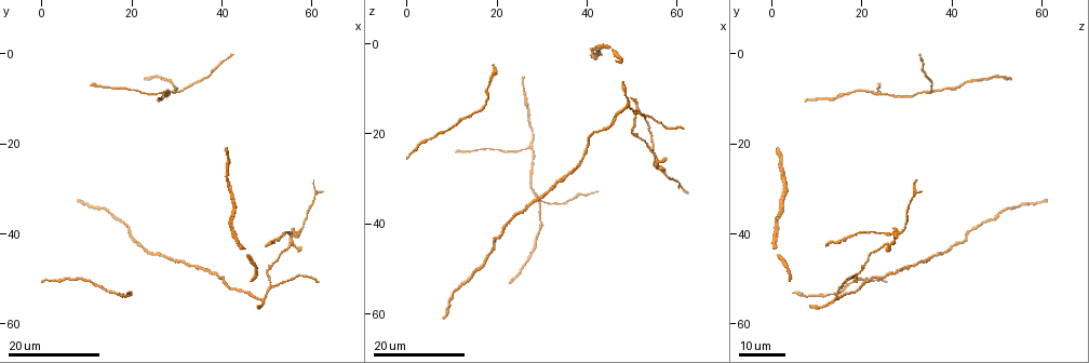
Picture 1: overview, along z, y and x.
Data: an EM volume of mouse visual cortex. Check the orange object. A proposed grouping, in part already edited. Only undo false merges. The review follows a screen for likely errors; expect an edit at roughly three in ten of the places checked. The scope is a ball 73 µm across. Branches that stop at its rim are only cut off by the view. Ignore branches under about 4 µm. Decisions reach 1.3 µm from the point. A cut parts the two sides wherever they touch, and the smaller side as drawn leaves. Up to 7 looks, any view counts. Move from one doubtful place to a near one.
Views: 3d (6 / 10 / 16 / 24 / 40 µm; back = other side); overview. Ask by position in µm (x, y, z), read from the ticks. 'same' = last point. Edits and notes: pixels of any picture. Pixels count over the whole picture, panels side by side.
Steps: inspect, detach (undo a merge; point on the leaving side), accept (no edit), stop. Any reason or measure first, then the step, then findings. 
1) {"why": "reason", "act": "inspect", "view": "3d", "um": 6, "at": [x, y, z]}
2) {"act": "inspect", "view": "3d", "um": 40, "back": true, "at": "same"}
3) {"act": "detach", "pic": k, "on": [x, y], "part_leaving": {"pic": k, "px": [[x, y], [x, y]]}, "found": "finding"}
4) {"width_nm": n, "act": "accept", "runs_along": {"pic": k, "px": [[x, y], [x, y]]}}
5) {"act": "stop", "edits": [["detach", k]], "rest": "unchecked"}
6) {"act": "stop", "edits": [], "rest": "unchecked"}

{"why": "small branch off a trunk", "act": "inspect", "view": "3d", "um": 24, "at": [27.5, 8.5, 23.5]}

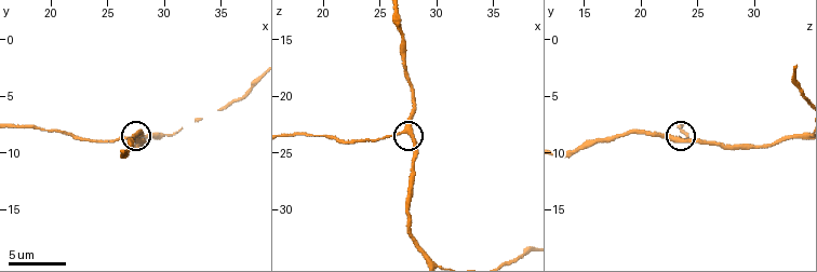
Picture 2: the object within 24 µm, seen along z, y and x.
{"act": "inspect", "view": "3d", "um": 10, "at": [27.4, 8.8, 23.0]}

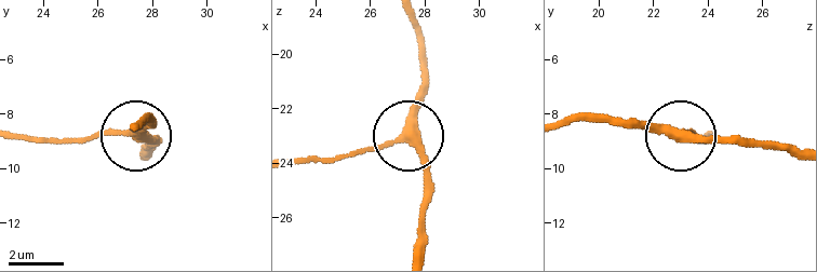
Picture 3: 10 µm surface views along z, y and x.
{"width_nm": 310, "act": "accept", "runs_along": {"pic": 3, "px": [[413, 18], [422, 46], [413, 130], [320, 158]]}, "found": "all the same neuron"}

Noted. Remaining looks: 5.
{"why": "thin arm on a thick one", "act": "inspect", "view": "3d", "um": 16, "at": [29.5, 9.0, 35.0]}

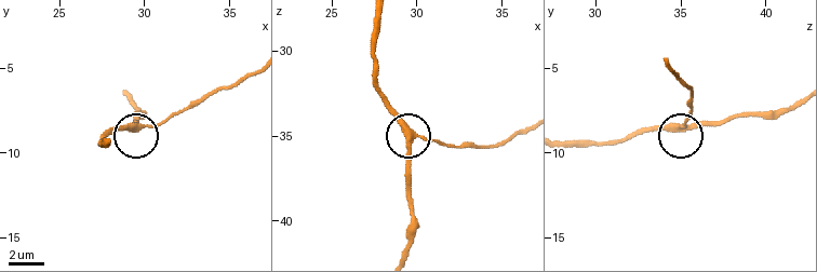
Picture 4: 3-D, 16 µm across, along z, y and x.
{"why": "zoom in", "act": "inspect", "view": "3d", "um": 10, "at": [29.7, 8.5, 35.0]}

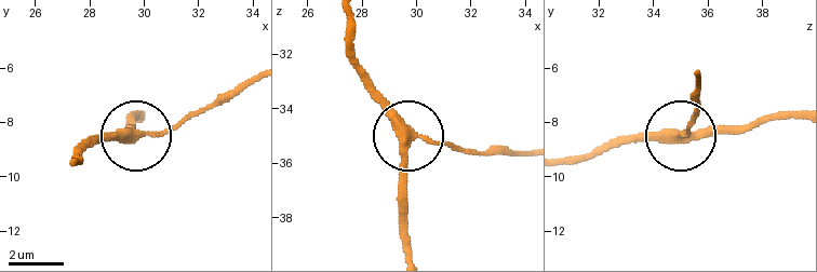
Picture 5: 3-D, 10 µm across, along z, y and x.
{"arms": 3, "act": "accept", "runs_along": {"pic": 5, "px": [[352, 19], [352, 54], [380, 110], [407, 135], [482, 151]]}, "found": "one neuron here"}

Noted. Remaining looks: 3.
{"why": "branch point", "act": "inspect", "view": "3d", "um": 16, "at": [51.0, 51.5, 15.0]}

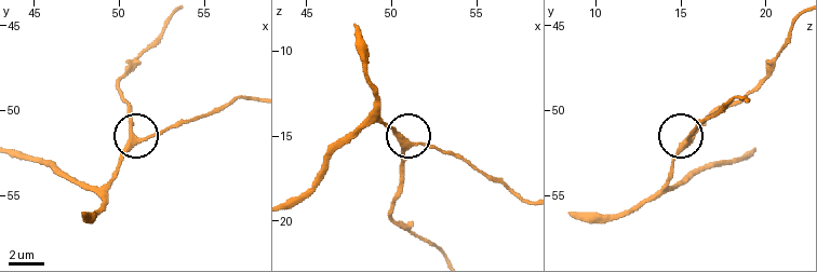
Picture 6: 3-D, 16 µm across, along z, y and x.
{"act": "inspect", "view": "3d", "um": 10, "at": [51.0, 51.6, 15.5]}

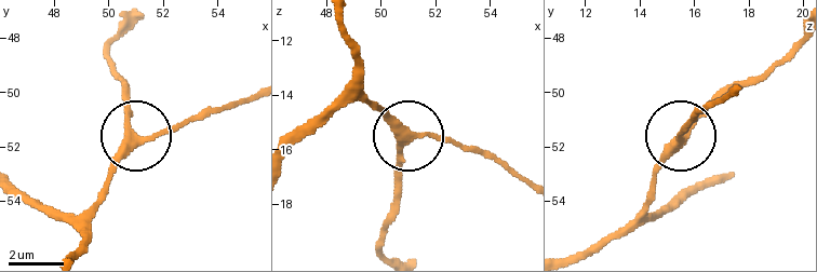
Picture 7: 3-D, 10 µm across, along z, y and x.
{"act": "inspect", "view": "3d", "um": 6, "at": [51.1, 51.7, 15.6]}

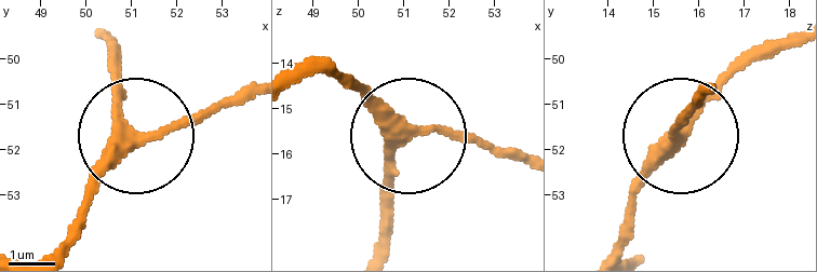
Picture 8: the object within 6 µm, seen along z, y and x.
{"side_arm_um": 13, "act": "accept", "found": "one neuron here"}

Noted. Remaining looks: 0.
{"act": "stop", "edits": [], "rest": "unchecked"}

